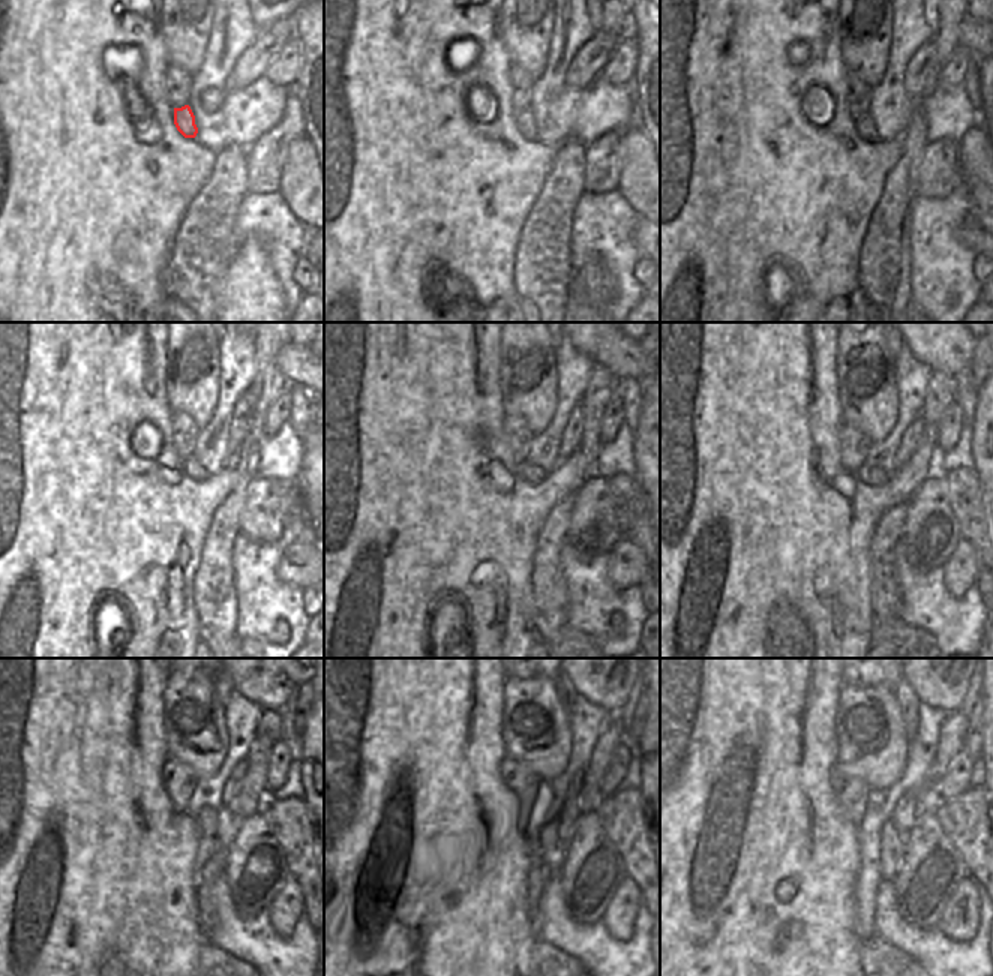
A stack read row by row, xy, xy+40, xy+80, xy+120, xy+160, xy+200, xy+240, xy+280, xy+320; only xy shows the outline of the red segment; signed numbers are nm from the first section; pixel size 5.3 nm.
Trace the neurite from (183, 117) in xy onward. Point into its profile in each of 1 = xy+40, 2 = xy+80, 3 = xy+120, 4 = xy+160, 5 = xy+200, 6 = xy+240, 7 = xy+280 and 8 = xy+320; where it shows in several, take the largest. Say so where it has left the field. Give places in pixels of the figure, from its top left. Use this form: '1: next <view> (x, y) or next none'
1: next xy+40 (525, 123)
2: next xy+80 (864, 126)
3: next xy+120 (192, 468)
4: next xy+160 (531, 473)
5: next xy+200 (872, 476)
6: next xy+240 (207, 819)
7: next xy+280 (557, 844)
8: next xy+320 (893, 847)

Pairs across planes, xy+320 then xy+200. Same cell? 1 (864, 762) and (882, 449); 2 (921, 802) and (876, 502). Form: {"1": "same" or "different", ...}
{"1": "different", "2": "same"}

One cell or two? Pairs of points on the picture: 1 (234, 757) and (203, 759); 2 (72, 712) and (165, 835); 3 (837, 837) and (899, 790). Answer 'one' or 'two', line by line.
1: two
2: one
3: two

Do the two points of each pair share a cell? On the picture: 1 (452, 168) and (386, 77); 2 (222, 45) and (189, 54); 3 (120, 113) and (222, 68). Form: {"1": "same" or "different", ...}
{"1": "same", "2": "different", "3": "different"}

